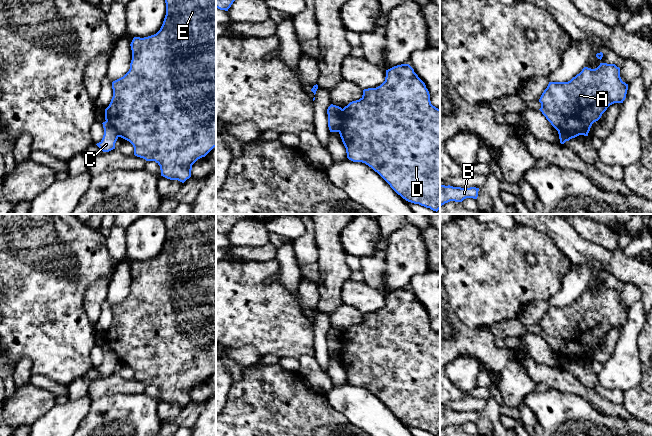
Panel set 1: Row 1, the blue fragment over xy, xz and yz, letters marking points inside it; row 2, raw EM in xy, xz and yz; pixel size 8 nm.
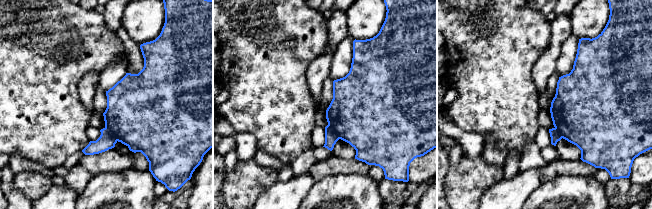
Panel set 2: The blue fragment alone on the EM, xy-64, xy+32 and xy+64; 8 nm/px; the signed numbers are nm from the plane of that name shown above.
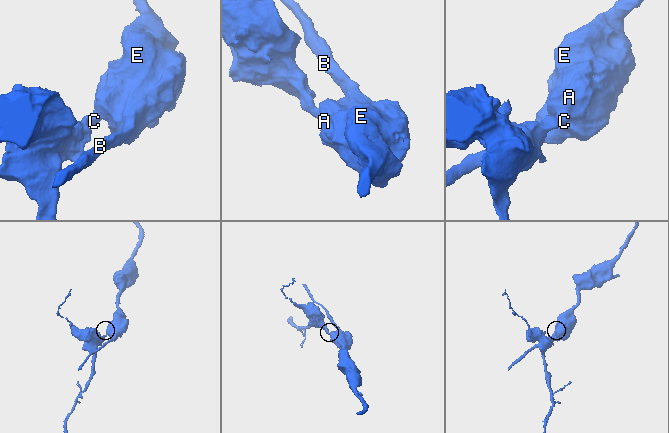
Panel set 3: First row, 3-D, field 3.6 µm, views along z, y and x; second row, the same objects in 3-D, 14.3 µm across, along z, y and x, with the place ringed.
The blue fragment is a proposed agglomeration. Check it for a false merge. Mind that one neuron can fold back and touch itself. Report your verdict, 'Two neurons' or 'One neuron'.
Two neurons

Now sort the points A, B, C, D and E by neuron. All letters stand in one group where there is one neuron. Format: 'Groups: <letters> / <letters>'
Groups: A B D E / C

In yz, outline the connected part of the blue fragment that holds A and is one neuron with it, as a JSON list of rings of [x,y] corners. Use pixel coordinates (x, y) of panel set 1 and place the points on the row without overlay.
[[[600,287],[595,293],[584,291],[568,306],[549,306],[539,323],[539,334],[557,355],[588,360],[592,348],[610,329],[623,327],[627,314],[628,308],[622,305],[620,292],[615,288]]]

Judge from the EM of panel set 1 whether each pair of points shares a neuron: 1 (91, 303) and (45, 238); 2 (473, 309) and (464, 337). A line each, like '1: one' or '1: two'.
1: two
2: two

